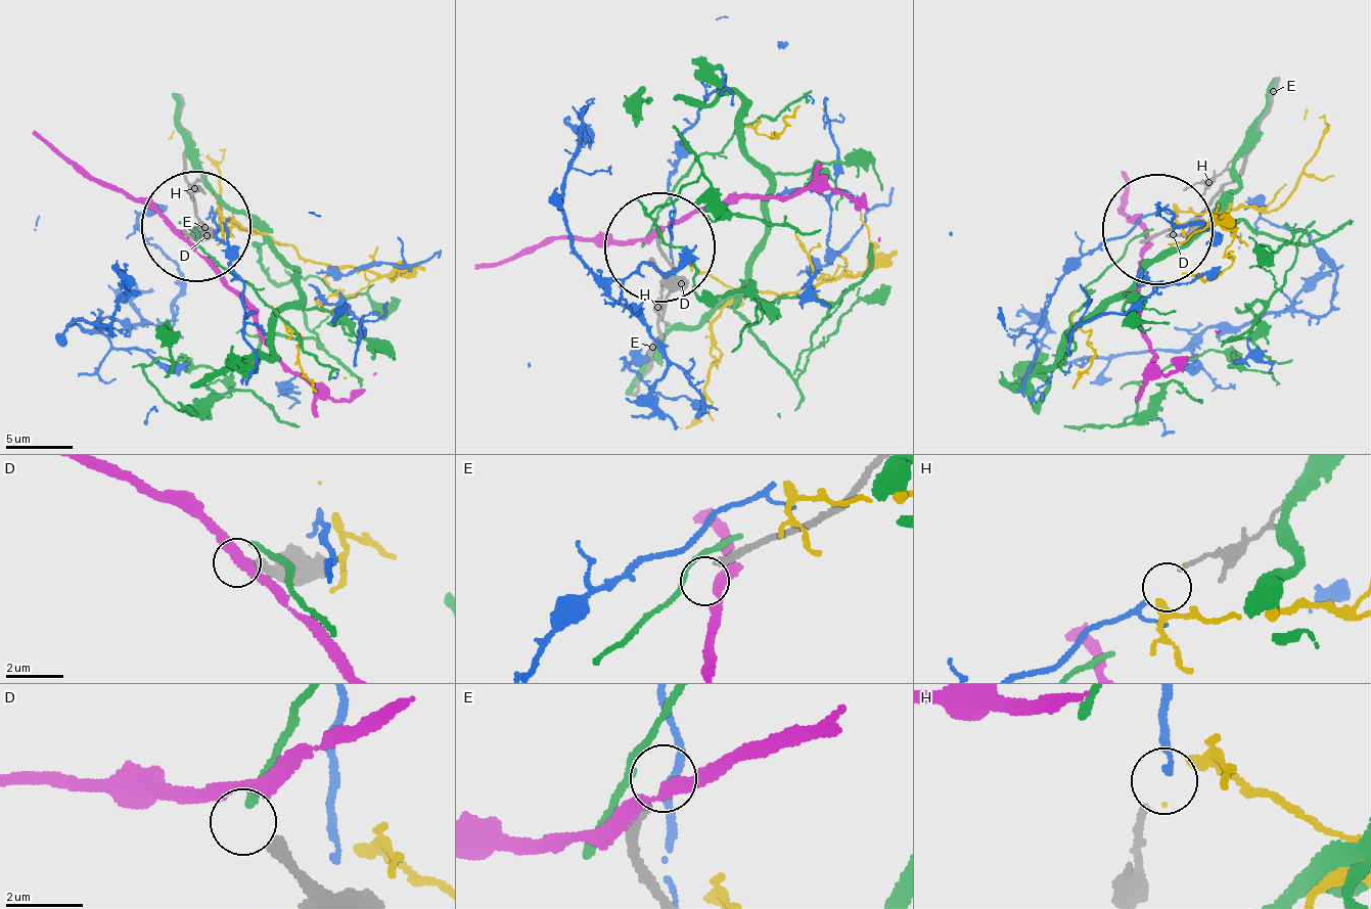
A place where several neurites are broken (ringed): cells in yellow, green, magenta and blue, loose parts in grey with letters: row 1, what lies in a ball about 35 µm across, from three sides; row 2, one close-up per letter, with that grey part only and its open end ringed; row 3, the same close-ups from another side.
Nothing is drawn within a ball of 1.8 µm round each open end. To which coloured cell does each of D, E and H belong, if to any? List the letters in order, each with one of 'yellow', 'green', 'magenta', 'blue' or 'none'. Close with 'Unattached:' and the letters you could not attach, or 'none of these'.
D: magenta
E: none
H: blue
Unattached: E

